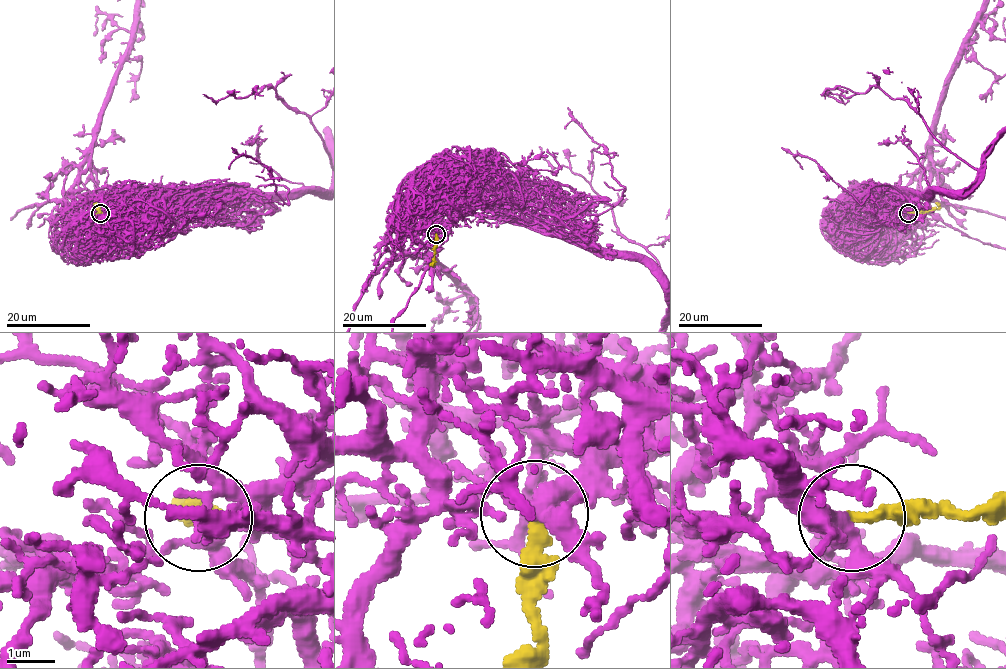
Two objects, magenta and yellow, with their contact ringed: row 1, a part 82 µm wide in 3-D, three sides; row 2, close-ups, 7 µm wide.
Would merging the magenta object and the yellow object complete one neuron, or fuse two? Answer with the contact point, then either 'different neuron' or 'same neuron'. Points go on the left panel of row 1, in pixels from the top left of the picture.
(100, 213) | different neuron

